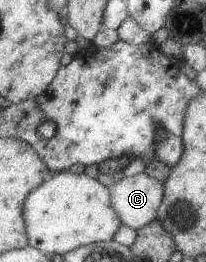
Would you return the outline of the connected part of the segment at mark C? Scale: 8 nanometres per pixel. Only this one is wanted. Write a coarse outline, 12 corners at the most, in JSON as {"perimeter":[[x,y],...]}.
{"perimeter":[[142,172],[111,196],[123,223],[138,231],[158,219],[165,183]]}

